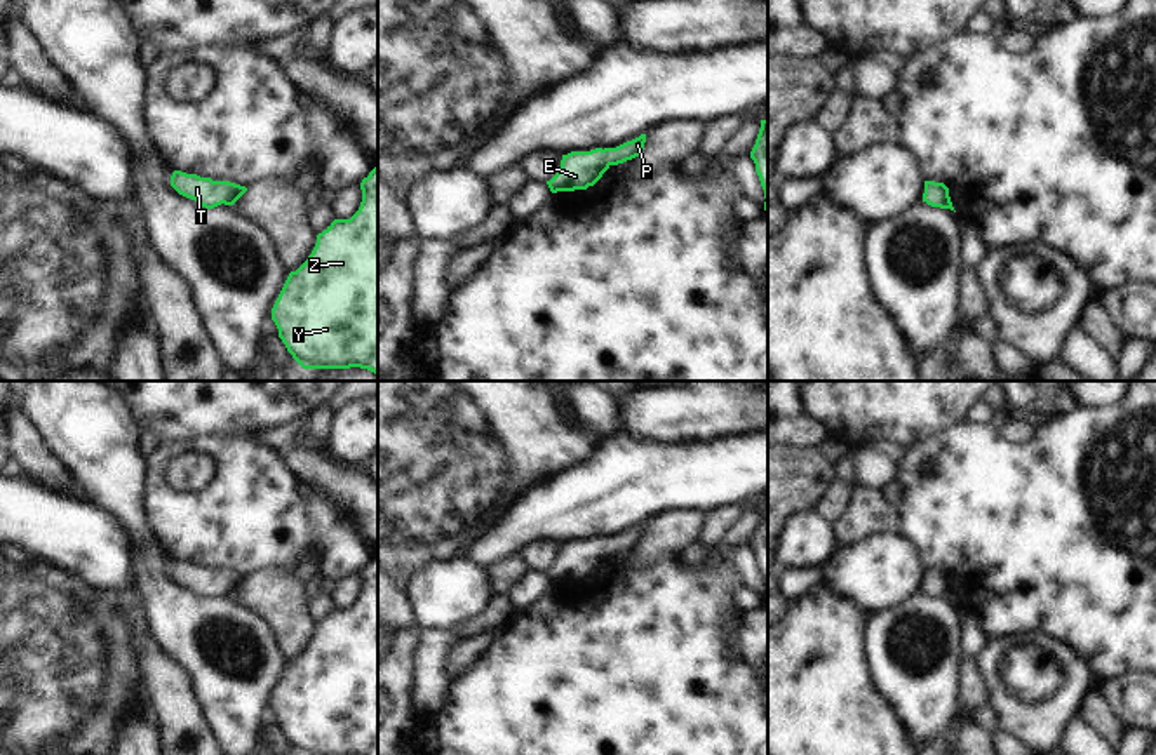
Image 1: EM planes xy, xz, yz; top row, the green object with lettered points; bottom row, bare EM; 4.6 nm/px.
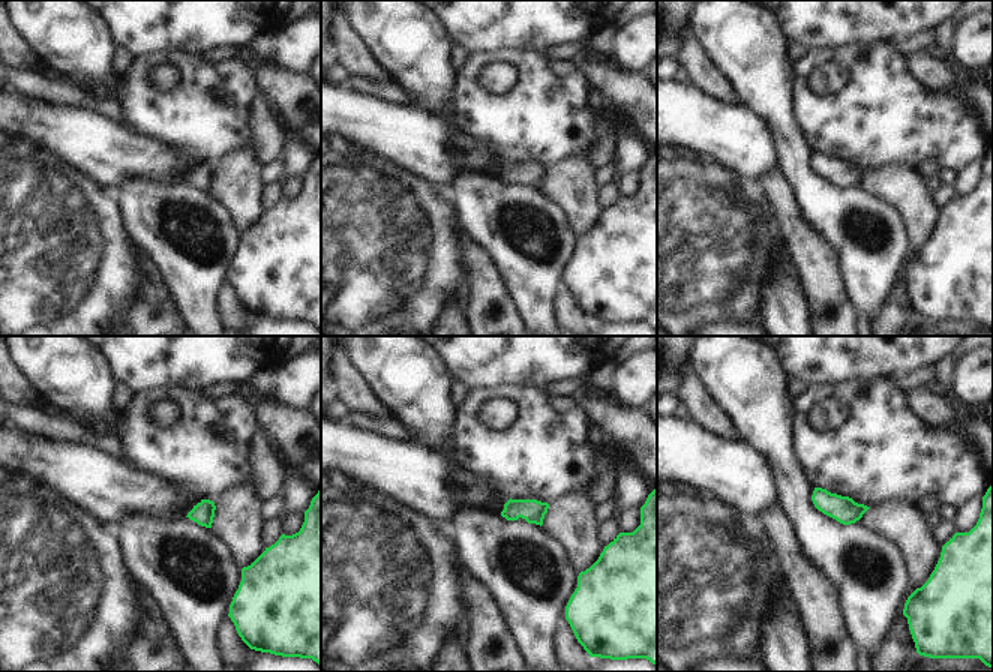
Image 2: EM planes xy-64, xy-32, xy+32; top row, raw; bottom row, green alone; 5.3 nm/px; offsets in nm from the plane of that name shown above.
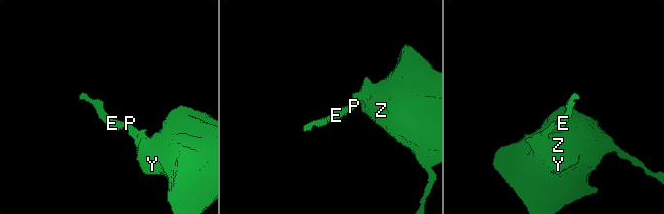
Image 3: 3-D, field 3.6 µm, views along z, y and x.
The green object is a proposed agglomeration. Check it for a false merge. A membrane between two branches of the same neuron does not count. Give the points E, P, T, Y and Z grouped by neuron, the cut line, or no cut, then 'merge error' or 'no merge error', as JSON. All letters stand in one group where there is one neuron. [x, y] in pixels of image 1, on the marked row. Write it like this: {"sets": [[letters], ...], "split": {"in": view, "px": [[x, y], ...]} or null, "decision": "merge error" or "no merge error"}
{"sets": [["E", "P", "T", "Y", "Z"]], "split": null, "decision": "no merge error"}

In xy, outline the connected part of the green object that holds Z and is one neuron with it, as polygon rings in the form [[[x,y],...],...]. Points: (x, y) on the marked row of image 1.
[[[378,164],[360,183],[362,202],[350,219],[334,219],[308,259],[291,271],[272,320],[303,369],[360,367],[378,374]]]

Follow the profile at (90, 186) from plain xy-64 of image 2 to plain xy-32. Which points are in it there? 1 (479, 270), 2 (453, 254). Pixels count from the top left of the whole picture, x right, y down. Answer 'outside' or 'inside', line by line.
1: outside
2: inside

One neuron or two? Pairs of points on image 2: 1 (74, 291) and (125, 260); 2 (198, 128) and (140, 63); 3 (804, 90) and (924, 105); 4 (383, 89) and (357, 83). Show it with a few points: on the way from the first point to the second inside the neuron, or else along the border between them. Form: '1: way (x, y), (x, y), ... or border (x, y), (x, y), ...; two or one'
1: way (86, 279), (105, 260), (113, 260); one
2: way (179, 117), (171, 116), (140, 83); one
3: way (834, 105), (894, 105); one
4: way (377, 87), (363, 84); one

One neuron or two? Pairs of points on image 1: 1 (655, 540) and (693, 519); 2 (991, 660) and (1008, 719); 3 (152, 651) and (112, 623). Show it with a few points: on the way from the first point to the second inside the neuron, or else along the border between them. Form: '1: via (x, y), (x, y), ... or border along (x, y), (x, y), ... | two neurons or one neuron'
1: via (664, 536), (685, 526) | one neuron
2: via (991, 674), (991, 682), (1003, 705) | one neuron
3: border along (115, 604), (133, 625), (141, 670), (147, 679) | two neurons

